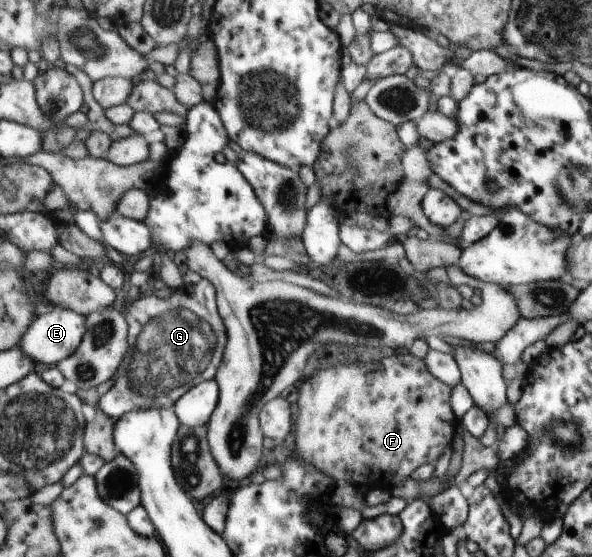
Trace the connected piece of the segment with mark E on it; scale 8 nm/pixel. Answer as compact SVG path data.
M55 306L51 312L38 316L28 333L24 333L21 350L28 354L40 367L57 366L75 354L83 344L87 332L87 318L71 309Z

